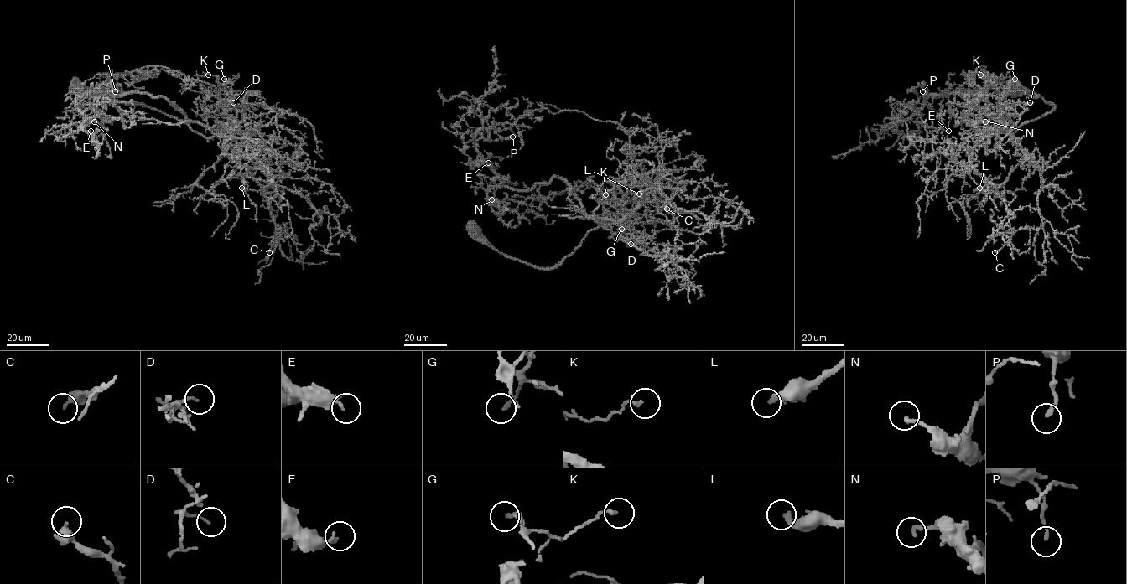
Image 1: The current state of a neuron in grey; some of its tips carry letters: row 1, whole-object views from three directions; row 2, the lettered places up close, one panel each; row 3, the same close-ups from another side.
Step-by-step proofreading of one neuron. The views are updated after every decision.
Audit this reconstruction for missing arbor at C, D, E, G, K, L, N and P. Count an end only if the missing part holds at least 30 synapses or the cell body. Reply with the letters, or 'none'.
none

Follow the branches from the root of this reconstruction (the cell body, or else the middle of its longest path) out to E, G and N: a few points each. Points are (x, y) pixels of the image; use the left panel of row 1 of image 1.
E: (75, 87), (155, 108), (207, 137), (218, 133), (190, 122), (163, 97), (103, 91), (80, 102), (90, 131)
G: (75, 87), (83, 85), (101, 95), (155, 108), (211, 137), (227, 126), (220, 95), (224, 79)
N: (75, 87), (155, 108), (207, 137), (218, 133), (136, 92), (96, 91), (90, 103), (103, 119), (94, 121)

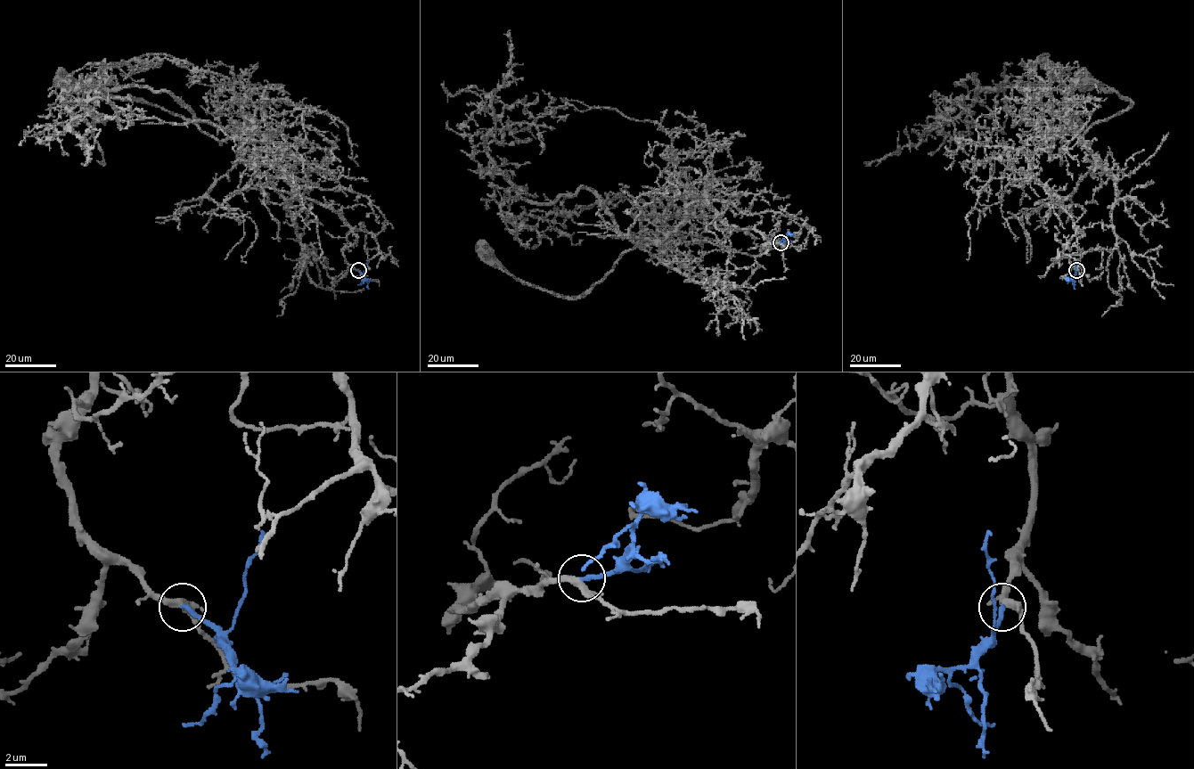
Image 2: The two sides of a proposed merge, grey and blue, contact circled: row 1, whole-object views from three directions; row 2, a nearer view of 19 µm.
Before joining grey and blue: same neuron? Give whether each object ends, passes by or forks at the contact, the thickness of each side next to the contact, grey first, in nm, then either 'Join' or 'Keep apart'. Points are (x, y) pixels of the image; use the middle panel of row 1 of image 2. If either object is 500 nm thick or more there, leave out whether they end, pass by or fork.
At the ring grey forks. At the ring blue ends. Thickness 300 nm (grey) against 240 nm. Join

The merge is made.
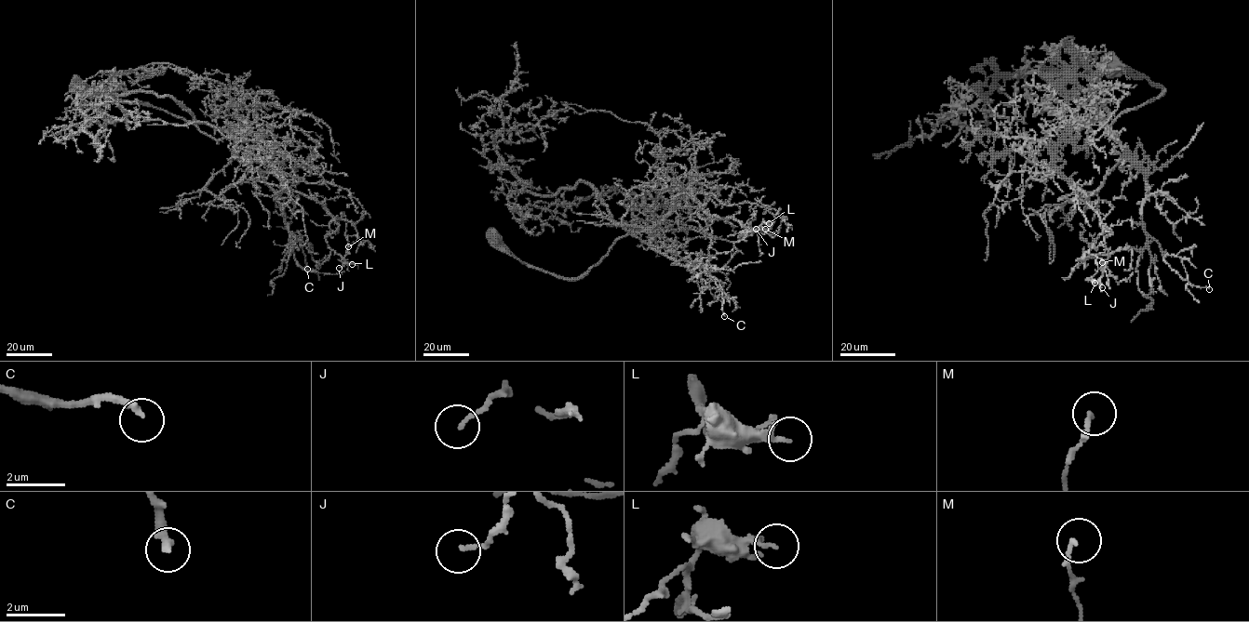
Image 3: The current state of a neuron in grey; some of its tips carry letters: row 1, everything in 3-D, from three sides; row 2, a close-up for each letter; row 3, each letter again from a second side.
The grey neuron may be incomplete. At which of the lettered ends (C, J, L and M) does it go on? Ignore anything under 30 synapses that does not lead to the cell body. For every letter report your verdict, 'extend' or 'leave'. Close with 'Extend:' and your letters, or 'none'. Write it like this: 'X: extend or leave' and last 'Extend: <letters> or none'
C: extend
J: leave
L: leave
M: leave
Extend: C

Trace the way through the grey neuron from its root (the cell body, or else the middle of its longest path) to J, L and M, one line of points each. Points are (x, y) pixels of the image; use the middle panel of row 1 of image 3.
J: (493, 236), (521, 260), (571, 278), (686, 190), (709, 214), (756, 229)
L: (493, 236), (521, 260), (571, 278), (686, 190), (743, 233), (769, 223)
M: (493, 236), (521, 260), (571, 278), (686, 190), (743, 233), (765, 229)

